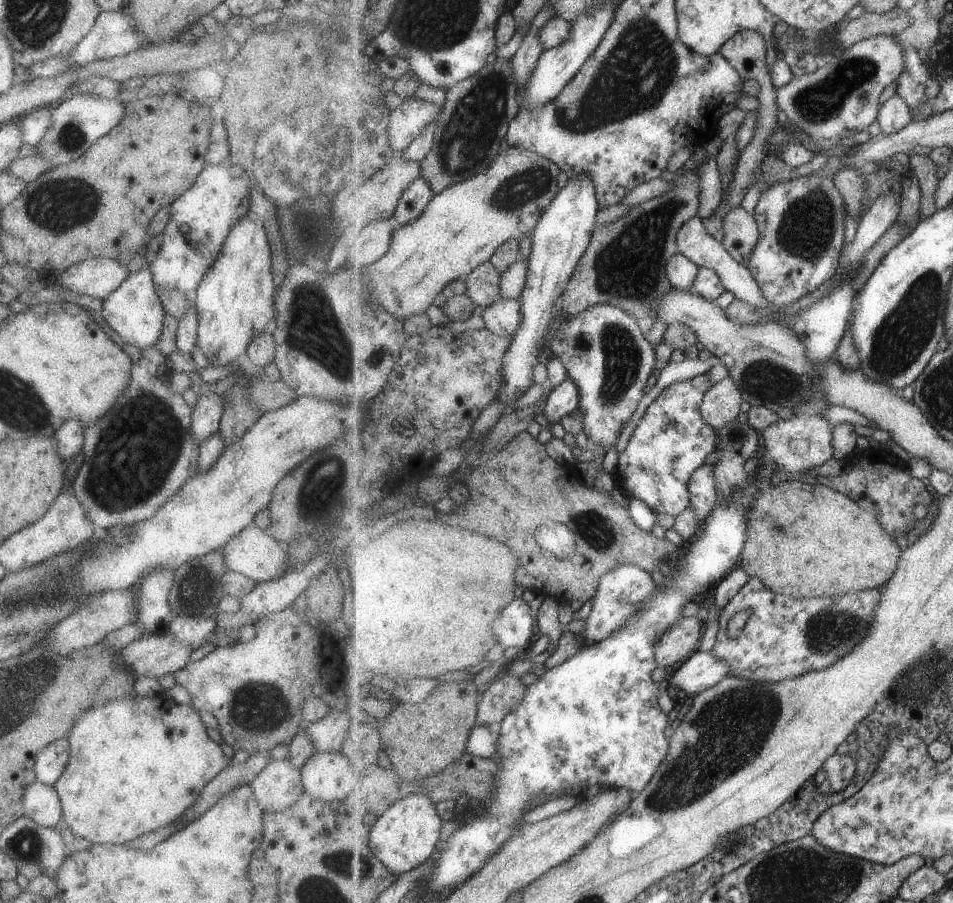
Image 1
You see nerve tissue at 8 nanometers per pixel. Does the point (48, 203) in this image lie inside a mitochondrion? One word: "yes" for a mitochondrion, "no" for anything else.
yes

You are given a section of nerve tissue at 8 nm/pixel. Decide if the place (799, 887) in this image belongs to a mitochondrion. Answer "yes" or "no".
yes

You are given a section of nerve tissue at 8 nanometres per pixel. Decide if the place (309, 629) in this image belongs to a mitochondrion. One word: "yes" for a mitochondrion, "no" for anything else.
no

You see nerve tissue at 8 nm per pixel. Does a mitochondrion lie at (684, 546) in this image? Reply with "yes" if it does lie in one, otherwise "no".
no

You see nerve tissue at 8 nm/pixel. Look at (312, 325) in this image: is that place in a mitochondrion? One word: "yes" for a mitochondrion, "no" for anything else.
yes

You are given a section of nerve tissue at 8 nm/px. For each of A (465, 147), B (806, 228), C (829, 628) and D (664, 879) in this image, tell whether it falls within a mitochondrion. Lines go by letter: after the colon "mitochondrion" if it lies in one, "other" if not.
A: mitochondrion
B: mitochondrion
C: mitochondrion
D: other

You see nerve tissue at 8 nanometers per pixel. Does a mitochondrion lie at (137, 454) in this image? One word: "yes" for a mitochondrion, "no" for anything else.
yes

